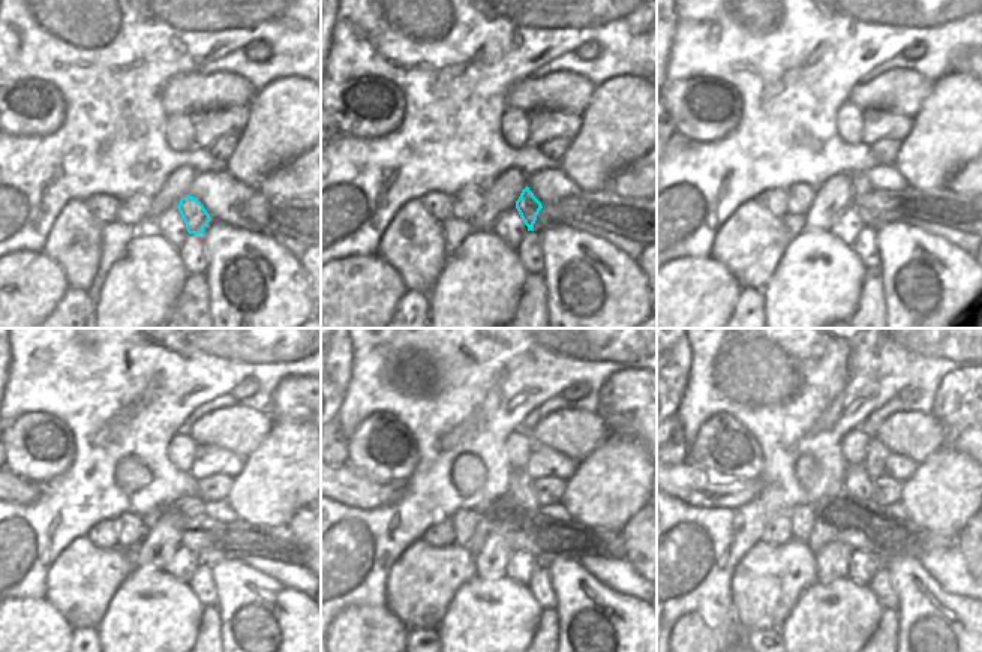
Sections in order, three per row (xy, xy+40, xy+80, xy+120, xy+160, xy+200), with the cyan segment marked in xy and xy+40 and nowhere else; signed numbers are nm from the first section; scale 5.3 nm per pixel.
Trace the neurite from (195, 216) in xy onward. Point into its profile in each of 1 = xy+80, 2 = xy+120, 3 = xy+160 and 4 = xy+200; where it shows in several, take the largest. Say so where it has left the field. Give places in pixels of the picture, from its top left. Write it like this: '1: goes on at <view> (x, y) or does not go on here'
1: goes on at xy+80 (864, 186)
2: goes on at xy+120 (195, 517)
3: goes on at xy+160 (520, 486)
4: goes on at xy+200 (858, 483)

